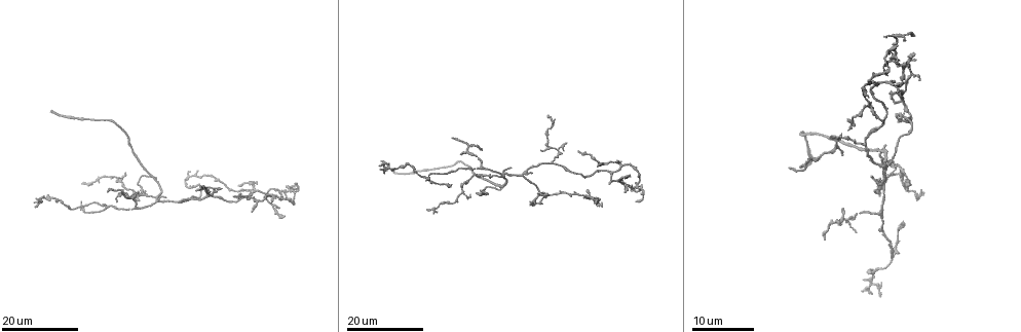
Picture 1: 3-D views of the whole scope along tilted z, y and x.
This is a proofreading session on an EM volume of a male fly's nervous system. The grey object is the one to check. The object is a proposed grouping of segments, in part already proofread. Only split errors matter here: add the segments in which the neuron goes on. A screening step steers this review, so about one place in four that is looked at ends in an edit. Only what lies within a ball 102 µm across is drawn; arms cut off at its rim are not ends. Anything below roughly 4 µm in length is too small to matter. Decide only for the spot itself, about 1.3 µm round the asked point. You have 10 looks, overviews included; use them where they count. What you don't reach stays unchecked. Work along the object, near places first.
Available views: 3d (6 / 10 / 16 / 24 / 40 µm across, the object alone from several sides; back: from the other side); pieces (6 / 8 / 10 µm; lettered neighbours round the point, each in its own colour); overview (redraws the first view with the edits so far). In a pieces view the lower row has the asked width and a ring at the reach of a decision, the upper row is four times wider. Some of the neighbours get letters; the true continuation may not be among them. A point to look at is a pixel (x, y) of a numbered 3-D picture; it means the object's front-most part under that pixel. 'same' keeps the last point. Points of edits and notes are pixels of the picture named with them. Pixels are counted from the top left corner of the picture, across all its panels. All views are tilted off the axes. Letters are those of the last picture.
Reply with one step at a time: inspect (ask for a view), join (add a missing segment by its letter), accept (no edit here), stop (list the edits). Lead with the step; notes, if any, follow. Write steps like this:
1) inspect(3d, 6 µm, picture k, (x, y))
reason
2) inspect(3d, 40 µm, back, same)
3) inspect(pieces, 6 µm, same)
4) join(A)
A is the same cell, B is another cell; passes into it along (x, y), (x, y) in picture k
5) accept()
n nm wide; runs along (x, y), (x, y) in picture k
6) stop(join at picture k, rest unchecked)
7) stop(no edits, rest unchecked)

inspect(3d, 24 µm, picture 1, (882, 159))
tapers out

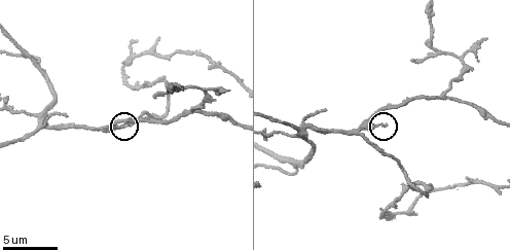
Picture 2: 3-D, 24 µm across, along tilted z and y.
inspect(pieces, 6 µm, picture 2, (384, 127))

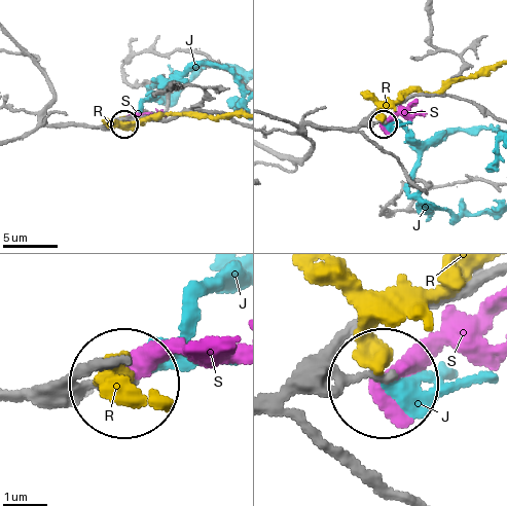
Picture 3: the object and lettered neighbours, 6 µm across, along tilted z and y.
accept()
J, R and S are other cells; runs along (293, 395), (374, 380) in picture 3; none of them fits

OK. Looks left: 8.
inspect(pieces, 6 µm, picture 2, (66, 114))

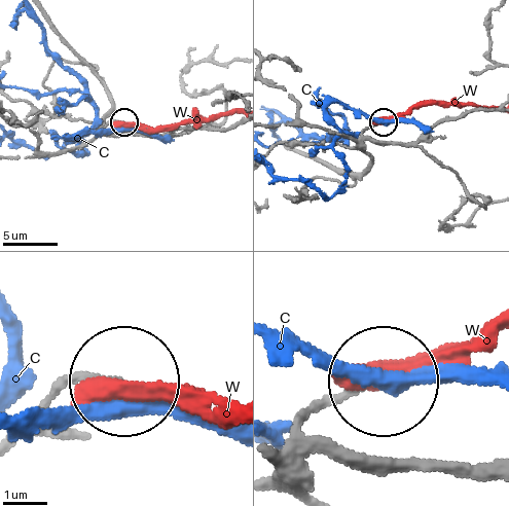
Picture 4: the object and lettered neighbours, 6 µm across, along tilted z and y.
accept()
C and W are other cells; no lettered segment goes on from it

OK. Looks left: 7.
inspect(3d, 24 µm, picture 1, (460, 153))
tapers out

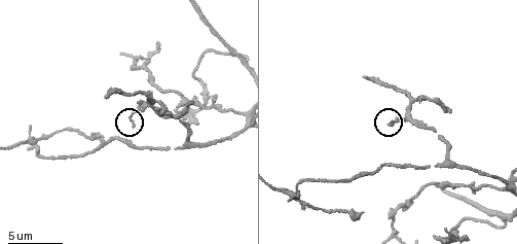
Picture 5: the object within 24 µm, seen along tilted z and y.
inspect(pieces, 8 µm, picture 5, (133, 125))
what lies round it

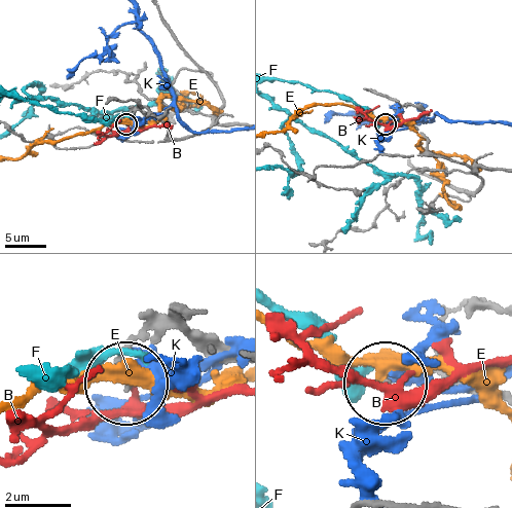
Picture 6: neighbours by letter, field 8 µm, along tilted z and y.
accept()
B, E, F and K are other cells; runs along (222, 124), (176, 138), (137, 110), (126, 123) in picture 6; none of them fits

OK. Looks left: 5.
inspect(pieces, 6 µm, picture 5, (362, 75))
branch stops here

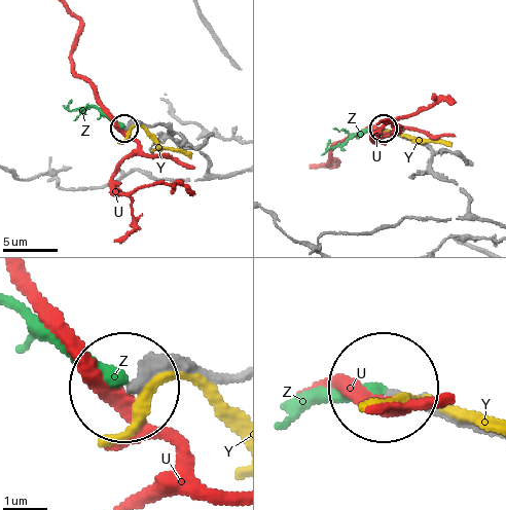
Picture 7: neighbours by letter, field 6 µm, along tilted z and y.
accept()
230 nm wide; U, Y and Z are other cells; no lettered segment goes on from it

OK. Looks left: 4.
inspect(3d, 24 µm, picture 1, (886, 36))
tapers out

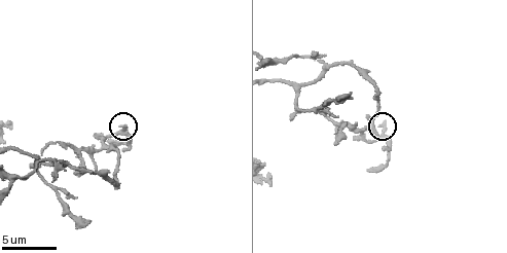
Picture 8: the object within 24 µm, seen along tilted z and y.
inspect(pieces, 8 µm, picture 8, (383, 124))

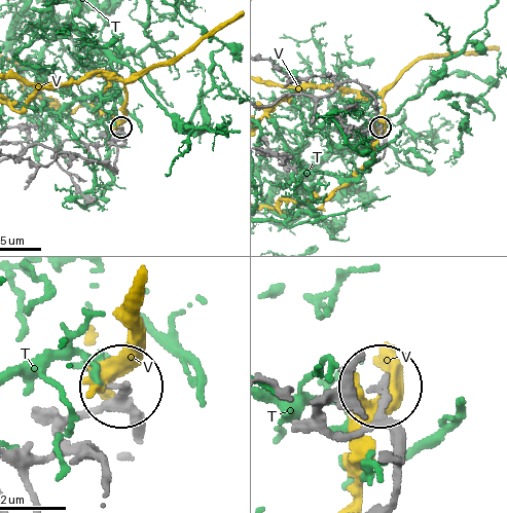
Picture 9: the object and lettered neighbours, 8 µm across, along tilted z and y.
accept()
T and V are other cells; no lettered segment goes on from it

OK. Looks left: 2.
stop(no edits, rest unchecked)

